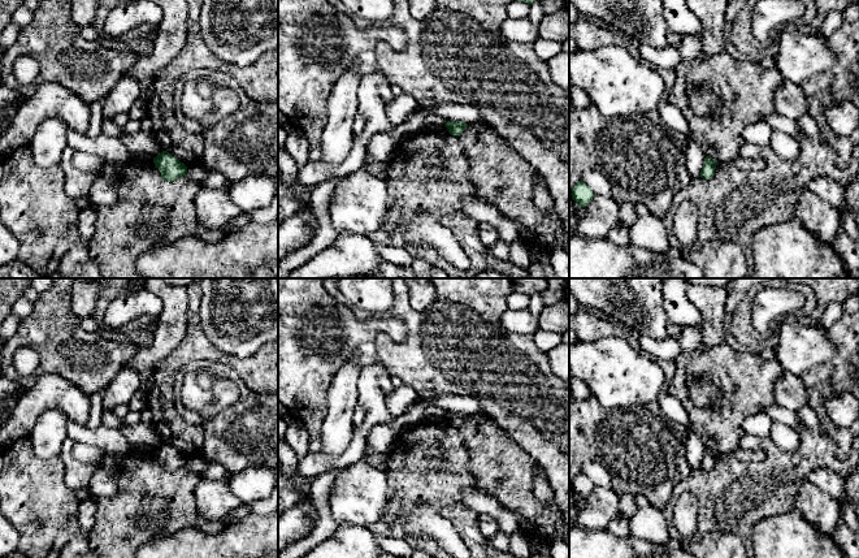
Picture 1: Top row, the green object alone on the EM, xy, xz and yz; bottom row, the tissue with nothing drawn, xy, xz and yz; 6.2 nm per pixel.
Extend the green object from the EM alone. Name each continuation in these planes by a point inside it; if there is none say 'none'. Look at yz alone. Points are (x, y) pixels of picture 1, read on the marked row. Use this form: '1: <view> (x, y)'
none

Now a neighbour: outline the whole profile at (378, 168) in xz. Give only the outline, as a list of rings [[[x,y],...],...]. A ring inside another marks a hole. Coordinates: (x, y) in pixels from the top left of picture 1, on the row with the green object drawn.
[[[374,161],[370,164],[364,164],[363,169],[365,169],[368,173],[376,176],[377,178],[381,178],[385,181],[387,163]]]

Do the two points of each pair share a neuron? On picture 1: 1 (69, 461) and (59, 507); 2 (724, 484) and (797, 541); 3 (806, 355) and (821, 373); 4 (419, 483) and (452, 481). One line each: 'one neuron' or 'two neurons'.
1: two neurons
2: two neurons
3: two neurons
4: one neuron

